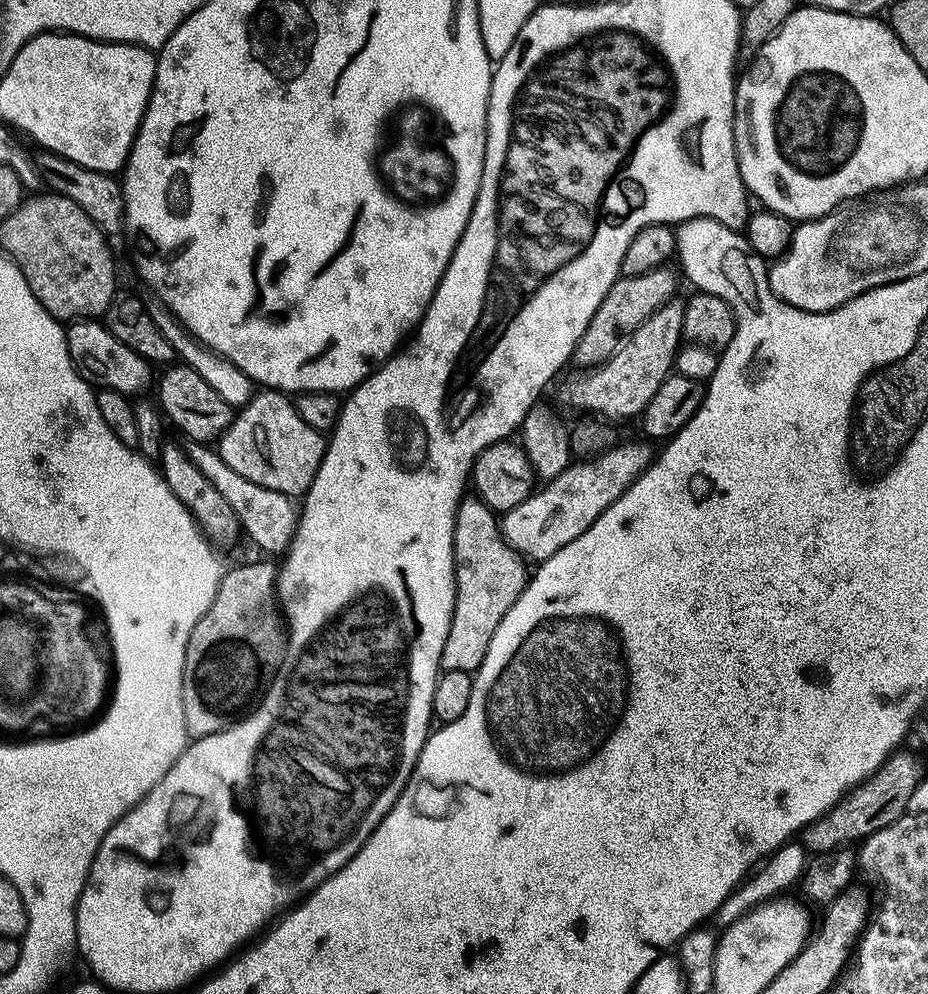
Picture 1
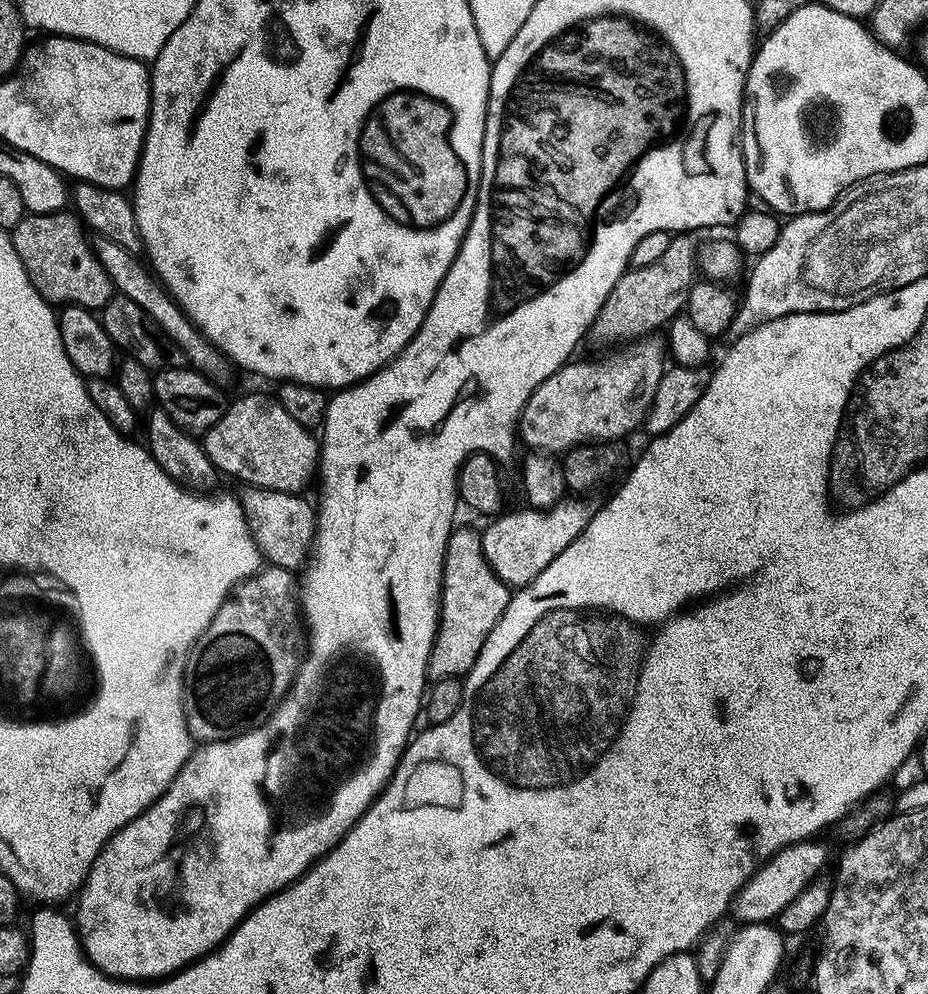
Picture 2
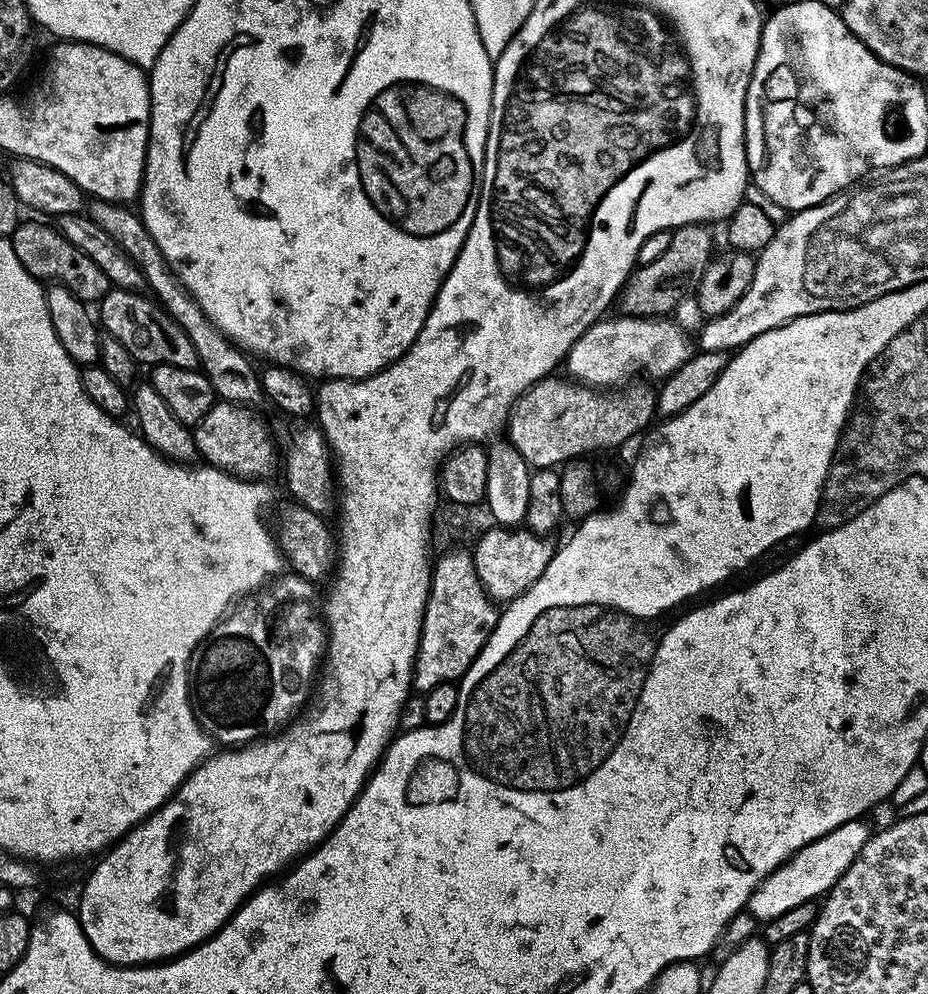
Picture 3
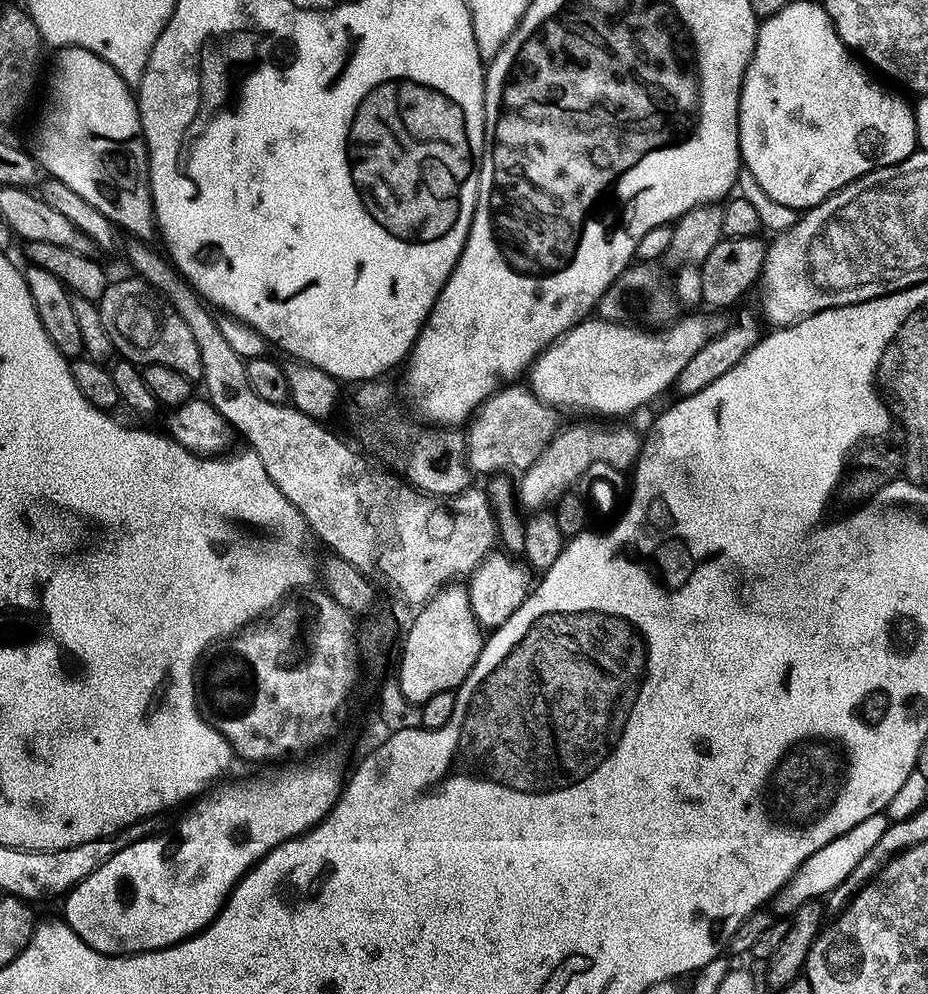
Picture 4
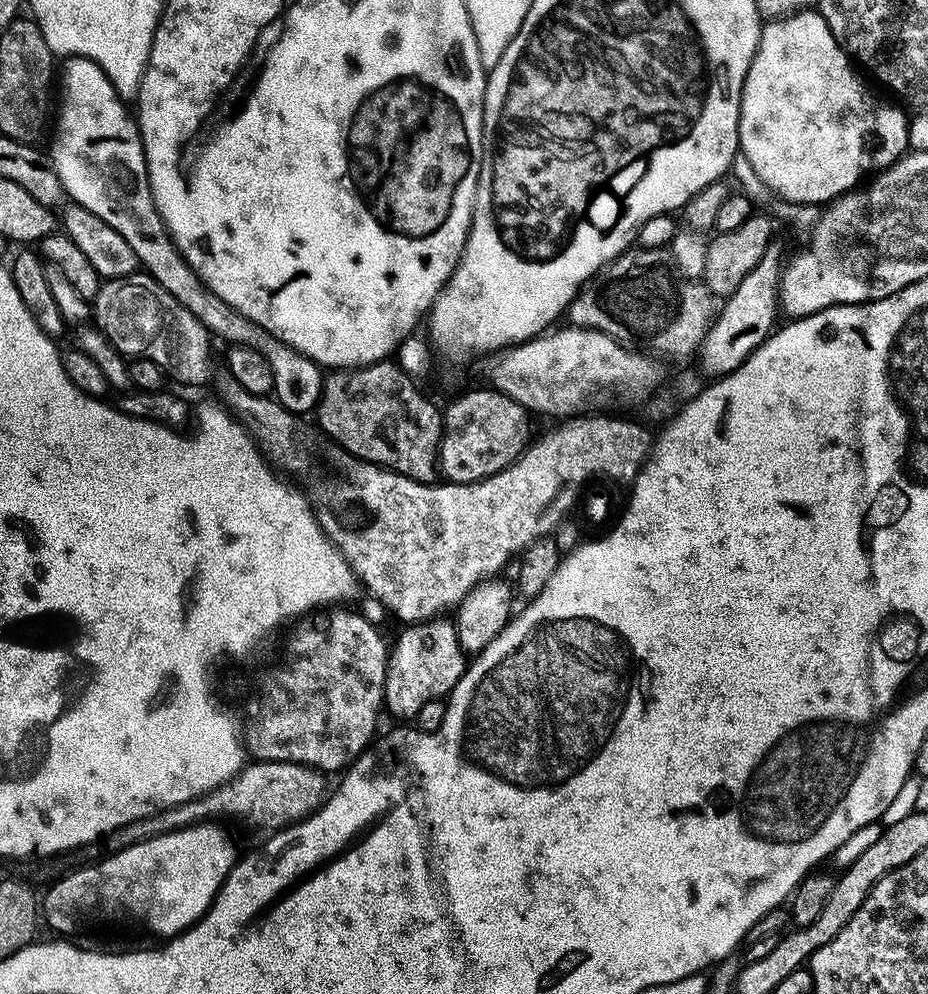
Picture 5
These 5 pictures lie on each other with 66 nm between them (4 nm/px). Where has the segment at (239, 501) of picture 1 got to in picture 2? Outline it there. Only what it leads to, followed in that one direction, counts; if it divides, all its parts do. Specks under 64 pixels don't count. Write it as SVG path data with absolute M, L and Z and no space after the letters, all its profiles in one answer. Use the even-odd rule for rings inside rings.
M243 485L240 489L238 499L263 559L273 567L299 571L307 563L315 543L318 514L313 503L311 506L299 493L290 494L249 485Z

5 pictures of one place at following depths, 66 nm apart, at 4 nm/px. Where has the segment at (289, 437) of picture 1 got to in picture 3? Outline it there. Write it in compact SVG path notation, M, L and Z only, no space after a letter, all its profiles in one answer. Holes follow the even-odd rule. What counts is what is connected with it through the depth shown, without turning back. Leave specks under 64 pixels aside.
M217 401L193 427L192 438L199 457L209 467L222 469L240 479L264 480L274 468L274 446L265 424L249 407Z

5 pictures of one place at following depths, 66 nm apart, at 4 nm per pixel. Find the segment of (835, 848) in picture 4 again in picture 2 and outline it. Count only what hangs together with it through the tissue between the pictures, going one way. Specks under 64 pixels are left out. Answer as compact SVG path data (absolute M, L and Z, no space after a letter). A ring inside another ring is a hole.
M816 840L800 841L784 847L769 860L765 860L751 878L740 888L733 900L731 915L740 924L761 924L773 921L806 887L823 872L828 854Z

